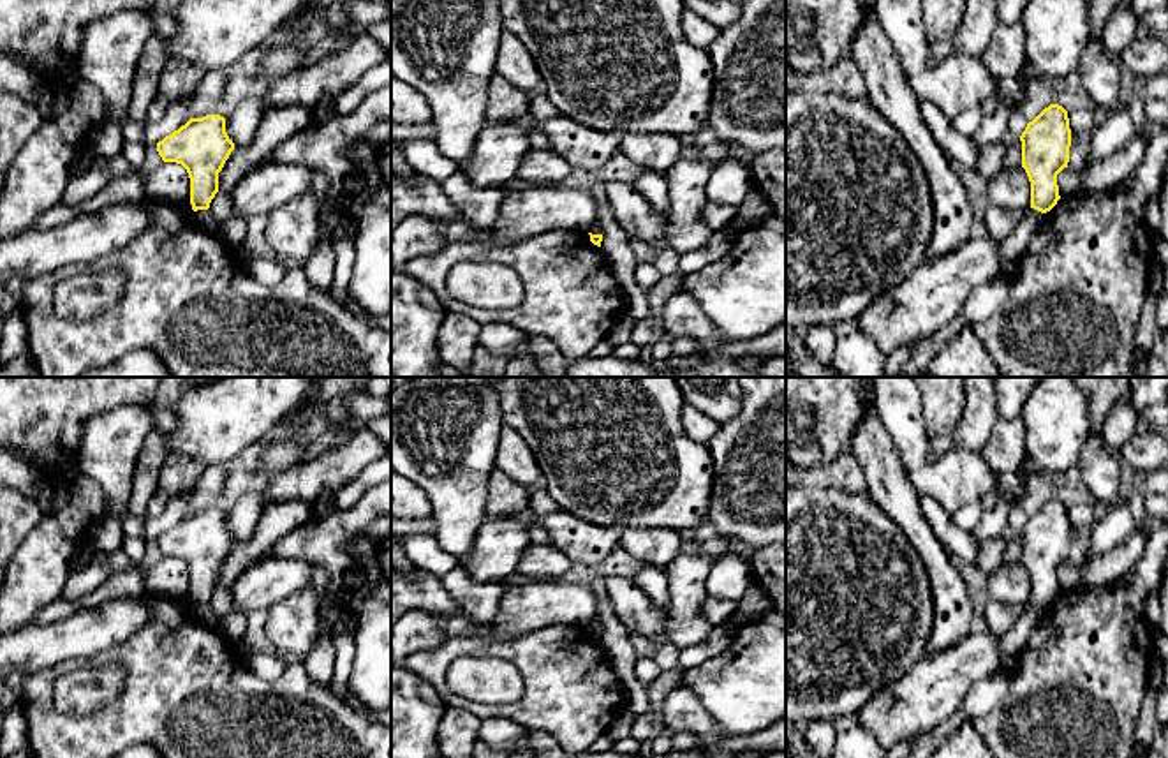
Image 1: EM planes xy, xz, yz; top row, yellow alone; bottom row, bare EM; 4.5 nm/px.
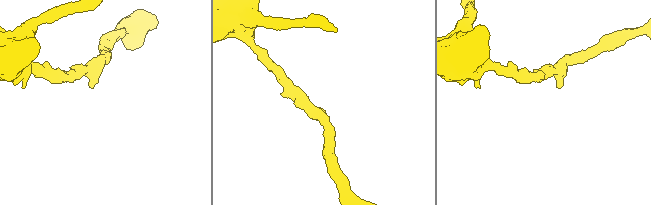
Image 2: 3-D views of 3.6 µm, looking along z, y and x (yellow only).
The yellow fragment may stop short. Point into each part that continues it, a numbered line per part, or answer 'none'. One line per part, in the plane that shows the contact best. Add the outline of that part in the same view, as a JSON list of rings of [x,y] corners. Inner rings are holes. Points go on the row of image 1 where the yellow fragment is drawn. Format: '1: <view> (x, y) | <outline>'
1: yz (1013, 247) | [[[1031,208],[1024,219],[1016,224],[1009,238],[1002,242],[1002,268],[1018,263],[1025,252],[1032,234],[1041,226],[1045,213]]]

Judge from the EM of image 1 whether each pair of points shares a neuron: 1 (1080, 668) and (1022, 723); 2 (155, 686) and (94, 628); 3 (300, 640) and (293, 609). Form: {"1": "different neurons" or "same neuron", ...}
{"1": "same neuron", "2": "different neurons", "3": "same neuron"}

